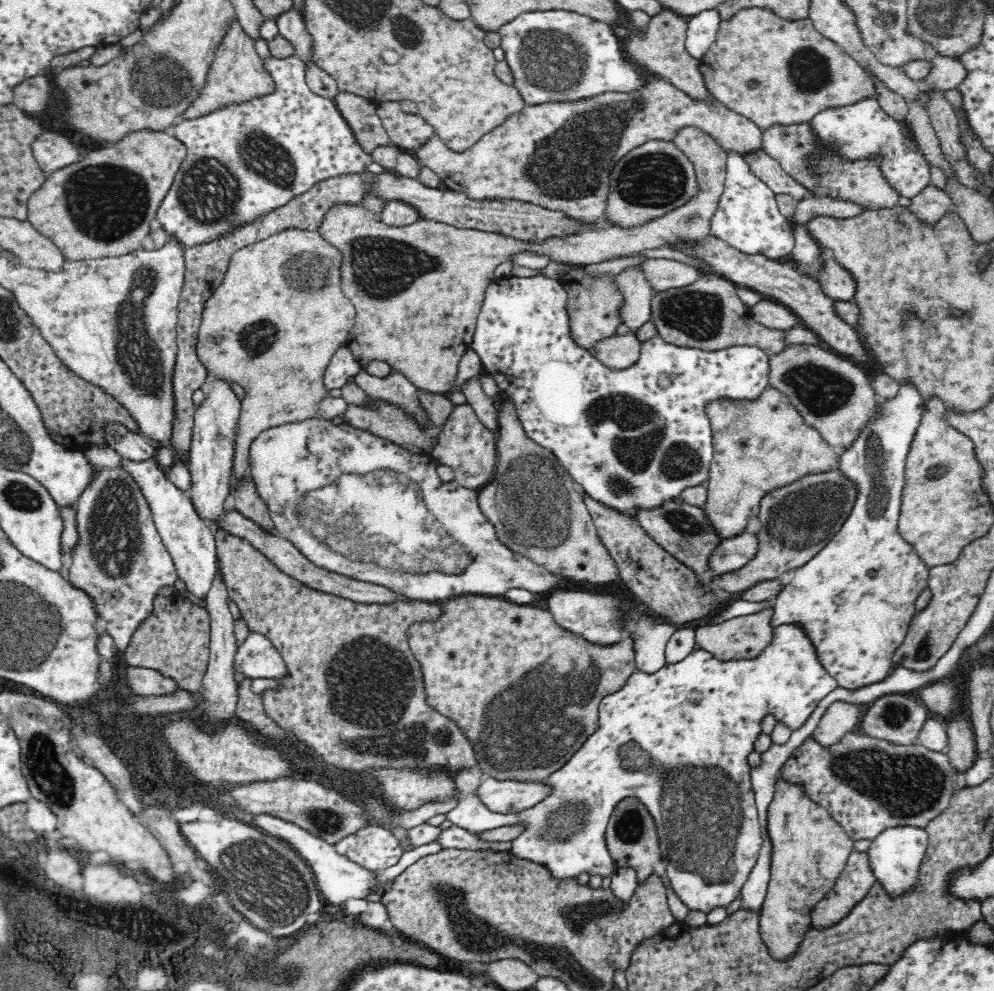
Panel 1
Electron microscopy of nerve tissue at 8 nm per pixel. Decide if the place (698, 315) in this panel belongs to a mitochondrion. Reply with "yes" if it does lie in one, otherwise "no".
yes

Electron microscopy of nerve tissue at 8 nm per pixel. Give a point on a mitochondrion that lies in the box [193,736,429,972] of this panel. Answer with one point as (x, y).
(262, 880)

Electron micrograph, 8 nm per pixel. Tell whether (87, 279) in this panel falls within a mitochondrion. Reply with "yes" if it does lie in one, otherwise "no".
no

